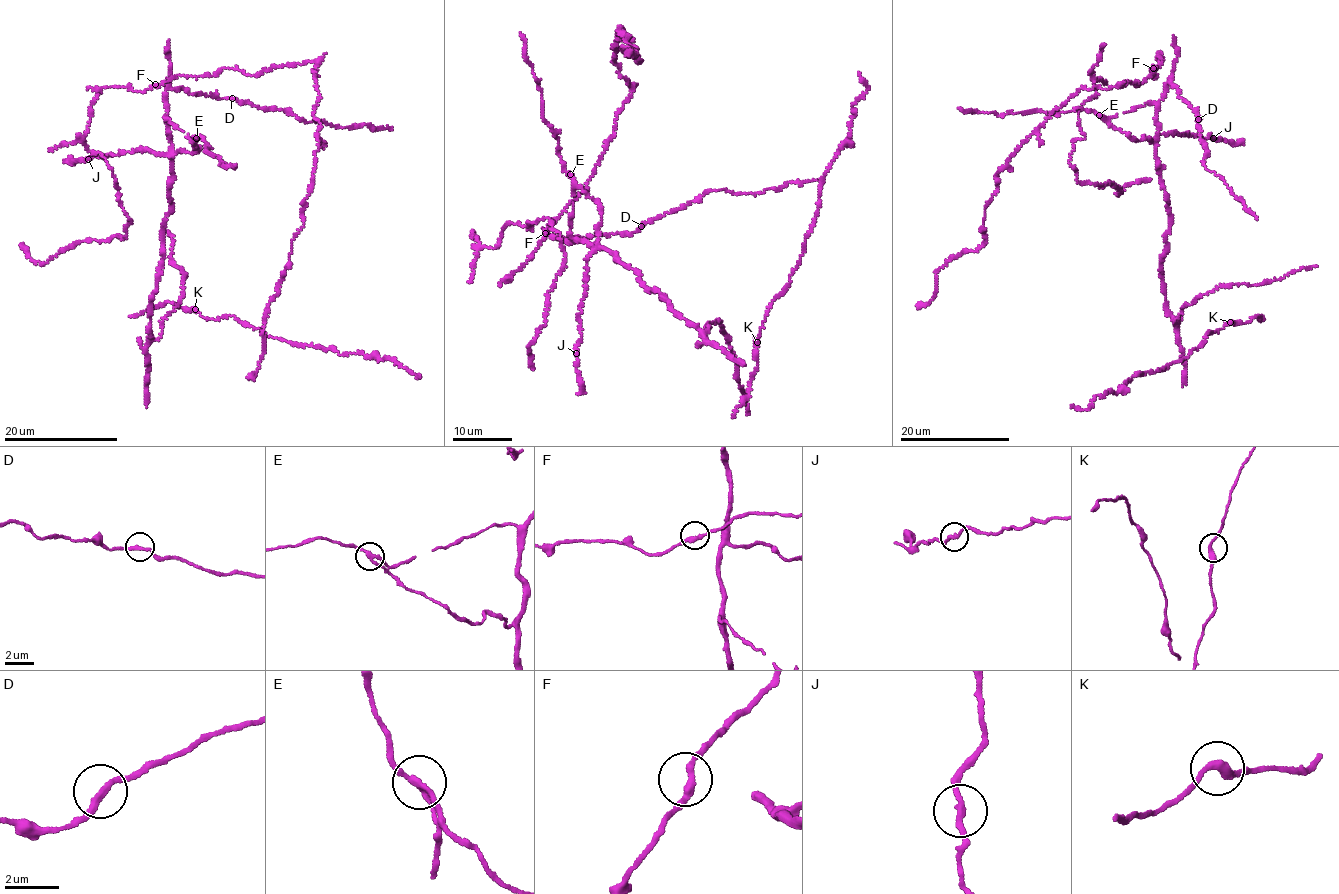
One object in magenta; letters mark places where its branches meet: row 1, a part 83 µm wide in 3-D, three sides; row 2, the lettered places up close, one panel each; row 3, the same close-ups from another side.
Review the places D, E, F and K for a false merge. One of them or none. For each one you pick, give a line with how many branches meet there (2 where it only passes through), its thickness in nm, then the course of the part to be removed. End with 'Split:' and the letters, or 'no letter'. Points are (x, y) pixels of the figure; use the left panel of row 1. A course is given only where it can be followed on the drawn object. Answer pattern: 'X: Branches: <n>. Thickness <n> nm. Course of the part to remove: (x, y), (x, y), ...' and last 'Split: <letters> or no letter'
E: Branches: 2. Thickness 240 nm. Course of the part to remove: (197, 138), (193, 143), (199, 148), (193, 152), (177, 151), (170, 156), (141, 148), (71, 162), (68, 155)
Split: E

